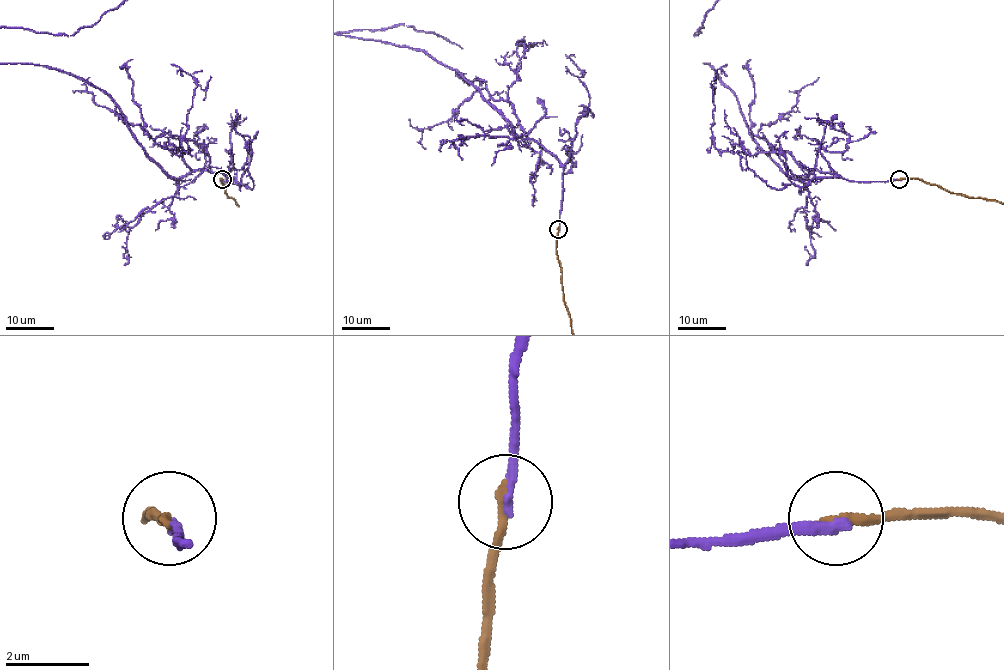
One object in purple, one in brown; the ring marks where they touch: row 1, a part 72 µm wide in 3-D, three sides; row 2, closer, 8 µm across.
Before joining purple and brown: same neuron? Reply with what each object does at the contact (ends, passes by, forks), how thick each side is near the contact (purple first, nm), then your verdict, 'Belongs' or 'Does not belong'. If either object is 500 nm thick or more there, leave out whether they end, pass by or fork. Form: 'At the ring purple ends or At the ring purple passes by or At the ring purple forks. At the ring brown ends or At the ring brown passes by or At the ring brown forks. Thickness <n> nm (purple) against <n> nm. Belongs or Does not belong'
At the ring purple ends. At the ring brown ends. Thickness 240 nm (purple) against 240 nm. Does not belong

